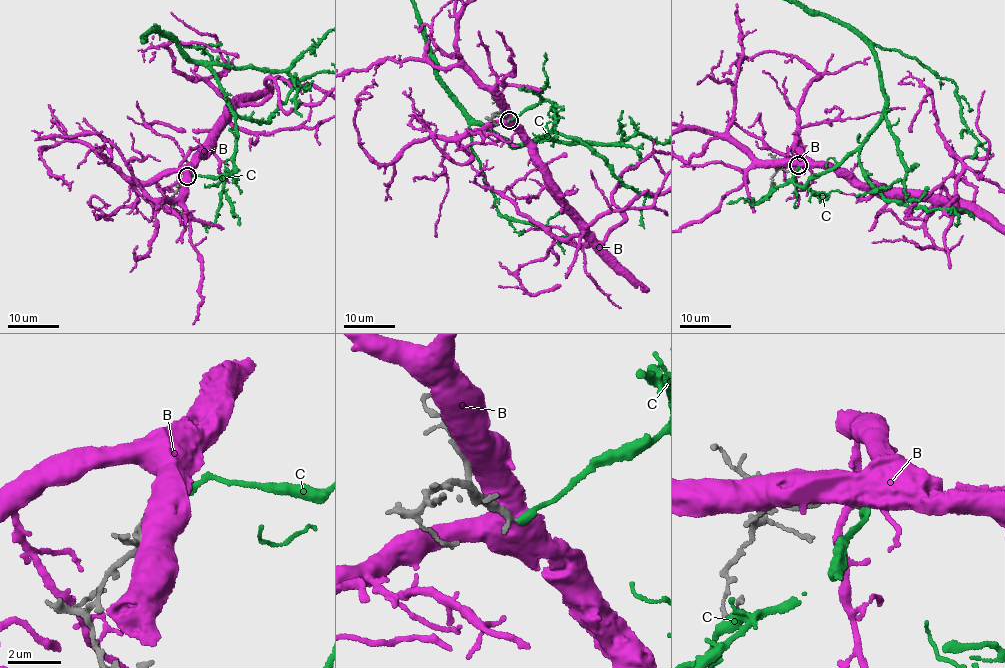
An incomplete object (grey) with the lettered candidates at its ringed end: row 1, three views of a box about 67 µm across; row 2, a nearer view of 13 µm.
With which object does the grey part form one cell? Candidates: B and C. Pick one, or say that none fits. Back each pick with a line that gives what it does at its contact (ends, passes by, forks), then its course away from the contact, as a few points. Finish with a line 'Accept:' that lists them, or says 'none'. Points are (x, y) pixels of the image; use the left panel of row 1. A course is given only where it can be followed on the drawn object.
Accept: none

